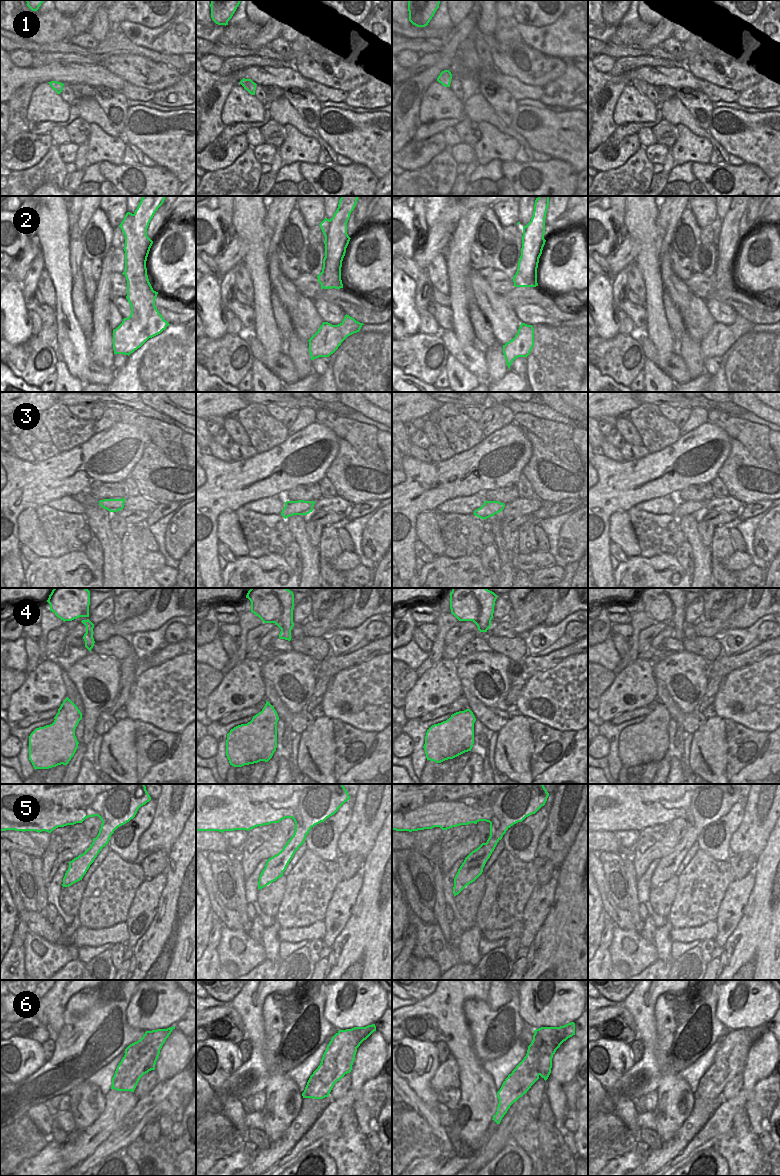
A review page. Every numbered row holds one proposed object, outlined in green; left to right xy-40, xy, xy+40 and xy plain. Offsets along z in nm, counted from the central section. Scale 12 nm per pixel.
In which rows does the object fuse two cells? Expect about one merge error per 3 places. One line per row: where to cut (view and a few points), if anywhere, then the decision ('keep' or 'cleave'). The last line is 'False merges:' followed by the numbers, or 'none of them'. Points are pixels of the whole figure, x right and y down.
1: xy (241, 80), (253, 83) | cleave
2: xy-40 (134, 214), (134, 232), (125, 237) | cleave
3: no cut | keep
4: no cut | keep
5: no cut | keep
6: xy+40 (540, 1045), (539, 1074) | cleave
False merges: 1, 2, 6

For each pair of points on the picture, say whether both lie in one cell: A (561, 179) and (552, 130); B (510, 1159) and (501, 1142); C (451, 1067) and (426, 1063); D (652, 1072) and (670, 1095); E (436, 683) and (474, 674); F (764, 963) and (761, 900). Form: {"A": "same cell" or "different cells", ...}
{"A": "different cells", "B": "different cells", "C": "different cells", "D": "different cells", "E": "different cells", "F": "same cell"}

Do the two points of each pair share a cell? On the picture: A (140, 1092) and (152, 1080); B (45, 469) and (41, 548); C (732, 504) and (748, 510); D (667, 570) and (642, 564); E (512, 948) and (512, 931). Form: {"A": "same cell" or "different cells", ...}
{"A": "same cell", "B": "different cells", "C": "different cells", "D": "same cell", "E": "different cells"}

